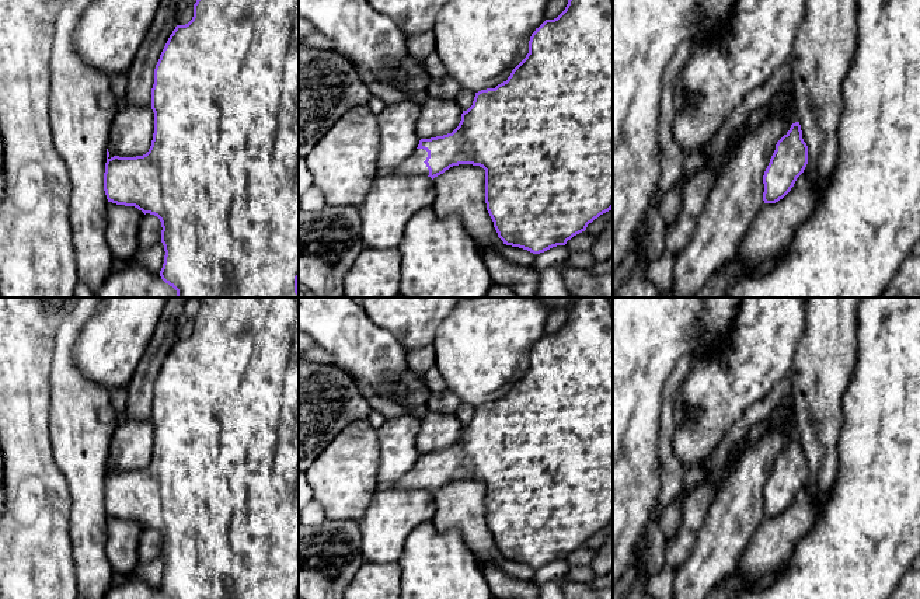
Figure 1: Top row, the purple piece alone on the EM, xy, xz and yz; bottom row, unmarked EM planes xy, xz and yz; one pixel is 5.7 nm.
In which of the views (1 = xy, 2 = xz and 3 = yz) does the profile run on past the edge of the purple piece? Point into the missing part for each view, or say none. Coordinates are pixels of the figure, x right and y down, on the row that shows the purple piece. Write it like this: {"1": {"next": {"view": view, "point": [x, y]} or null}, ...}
{"1": {"next": null}, "2": {"next": {"view": "xz", "point": [414, 164]}}, "3": {"next": null}}

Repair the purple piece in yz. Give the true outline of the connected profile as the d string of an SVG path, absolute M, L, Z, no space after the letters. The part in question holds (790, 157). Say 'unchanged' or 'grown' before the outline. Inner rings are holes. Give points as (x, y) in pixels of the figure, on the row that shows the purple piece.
unchanged; M799 122L777 142L776 150L763 175L764 203L776 203L794 187L808 164L808 146L802 139Z

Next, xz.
grown; M568 0L565 10L554 20L546 20L532 34L529 53L512 70L506 81L495 88L475 93L473 105L463 111L459 126L447 135L421 139L417 150L398 167L380 173L398 175L428 175L432 180L453 166L473 164L485 170L485 203L498 237L506 245L519 247L533 254L565 245L588 224L613 209L613 0Z

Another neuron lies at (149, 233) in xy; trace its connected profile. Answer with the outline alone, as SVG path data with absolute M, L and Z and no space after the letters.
M146 213L137 230L137 248L149 248L161 241L161 222L157 216Z

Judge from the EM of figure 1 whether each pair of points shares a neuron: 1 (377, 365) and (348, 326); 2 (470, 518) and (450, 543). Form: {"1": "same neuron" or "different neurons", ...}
{"1": "same neuron", "2": "different neurons"}

